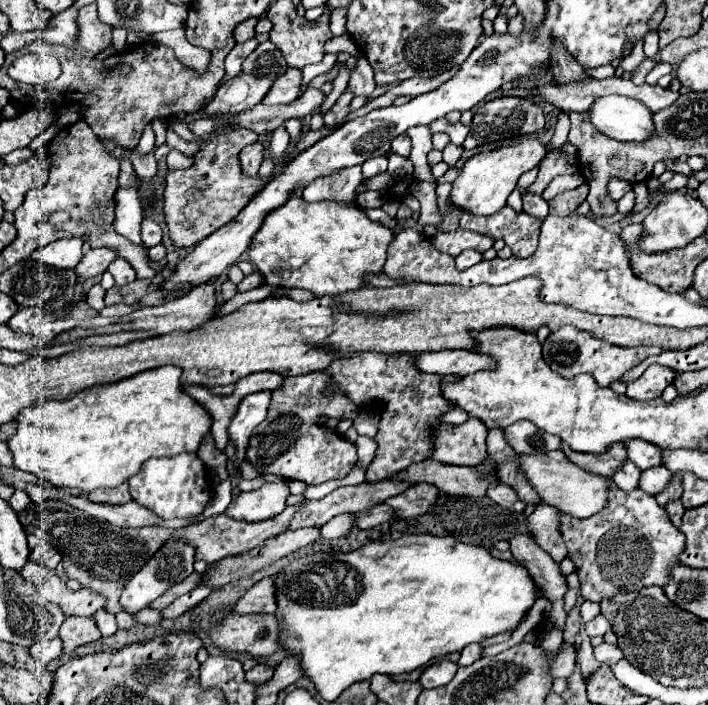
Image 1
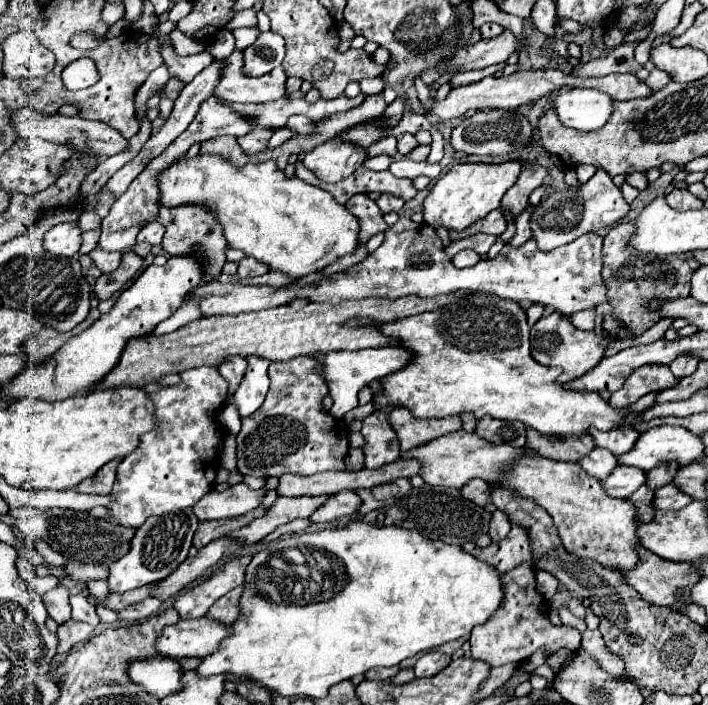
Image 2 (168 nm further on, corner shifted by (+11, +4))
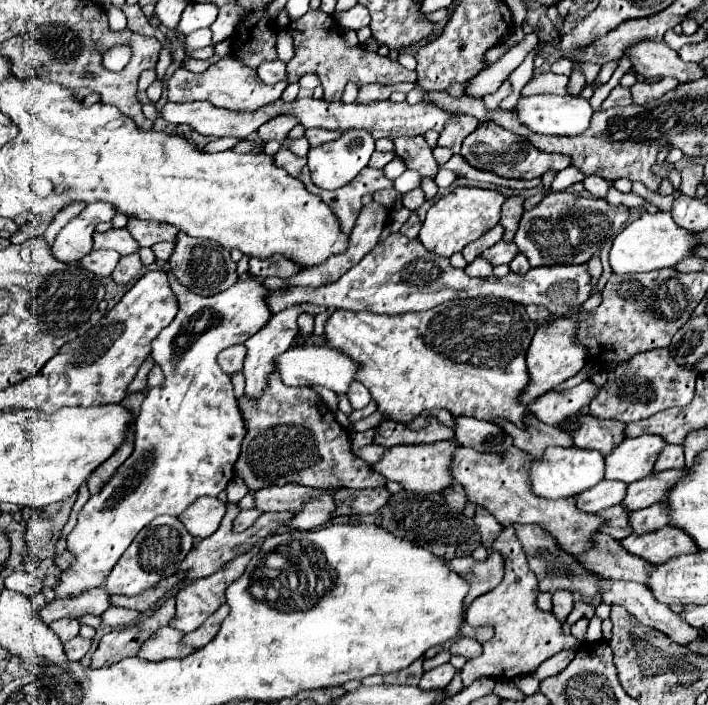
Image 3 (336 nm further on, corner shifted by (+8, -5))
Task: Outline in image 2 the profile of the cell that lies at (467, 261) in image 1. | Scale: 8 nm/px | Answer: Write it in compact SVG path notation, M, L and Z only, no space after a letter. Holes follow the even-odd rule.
M464 250L464 252L460 252L460 254L456 254L456 256L452 258L452 262L454 262L458 268L474 266L474 264L478 264L480 260L482 260L482 256L480 256L478 252L472 252L472 250Z

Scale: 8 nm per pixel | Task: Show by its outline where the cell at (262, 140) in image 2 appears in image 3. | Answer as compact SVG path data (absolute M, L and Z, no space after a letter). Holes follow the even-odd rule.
M275 117L273 121L267 121L263 127L259 127L257 135L263 143L269 143L269 141L281 143L297 123L299 121L295 117Z

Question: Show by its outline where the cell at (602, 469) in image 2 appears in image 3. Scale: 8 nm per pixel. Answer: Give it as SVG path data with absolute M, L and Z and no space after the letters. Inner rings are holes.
M549 447L545 449L545 455L541 459L535 459L531 467L531 485L535 495L547 497L547 499L559 499L569 495L579 495L585 489L591 489L599 481L603 481L603 469L605 469L605 457L599 451L593 449L563 449L563 447Z

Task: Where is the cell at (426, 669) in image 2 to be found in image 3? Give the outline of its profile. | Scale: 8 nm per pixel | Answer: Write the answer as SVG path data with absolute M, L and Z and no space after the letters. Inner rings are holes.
M451 663L439 665L427 673L423 673L421 681L419 681L419 689L445 689L449 685L449 681L455 675L455 667Z

